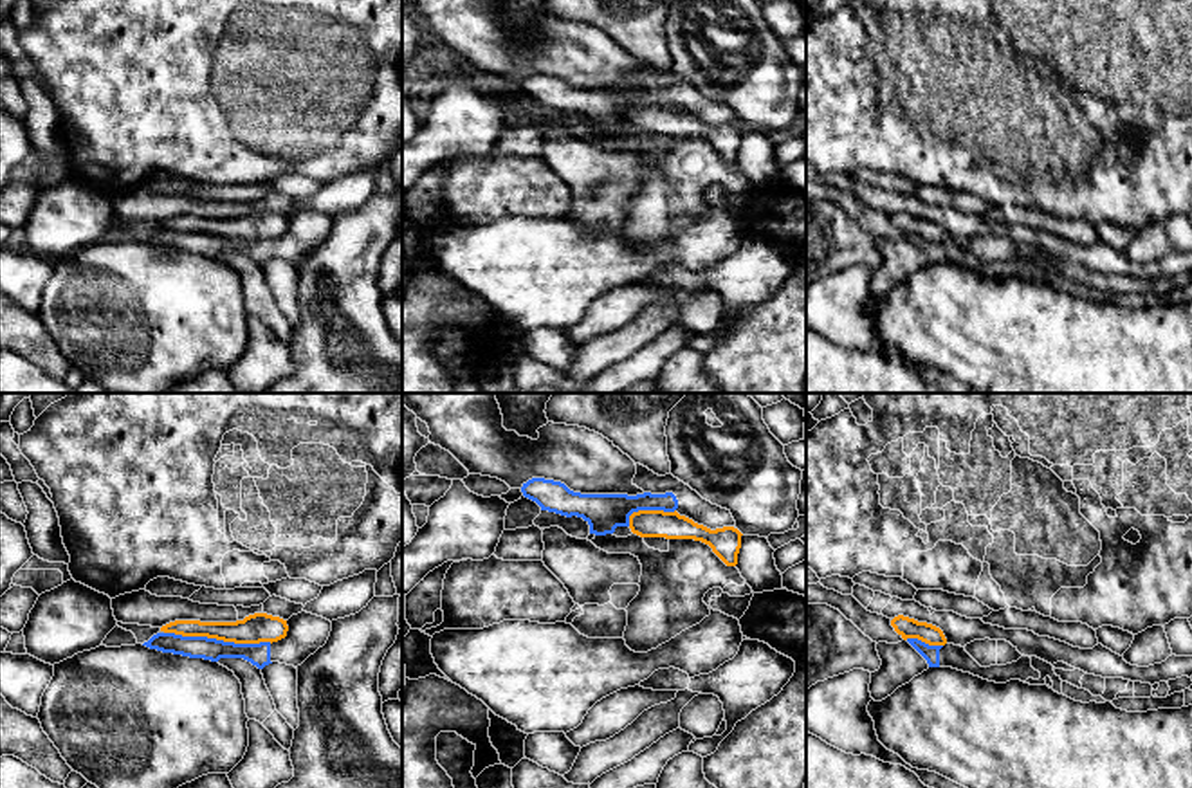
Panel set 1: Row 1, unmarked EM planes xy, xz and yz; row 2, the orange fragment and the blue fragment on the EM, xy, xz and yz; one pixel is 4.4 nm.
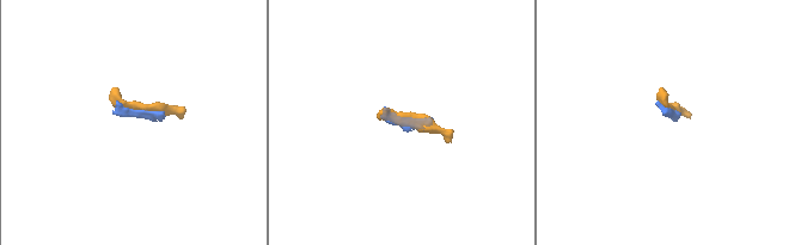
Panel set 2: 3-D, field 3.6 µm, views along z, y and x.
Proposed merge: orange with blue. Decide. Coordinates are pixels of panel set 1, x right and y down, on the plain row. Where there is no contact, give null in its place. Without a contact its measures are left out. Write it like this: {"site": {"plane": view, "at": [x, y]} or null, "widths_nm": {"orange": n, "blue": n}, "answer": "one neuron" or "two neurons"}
{"site": {"plane": "xy", "at": [219, 235]}, "widths_nm": {"orange": 130, "blue": 100}, "answer": "two neurons"}

